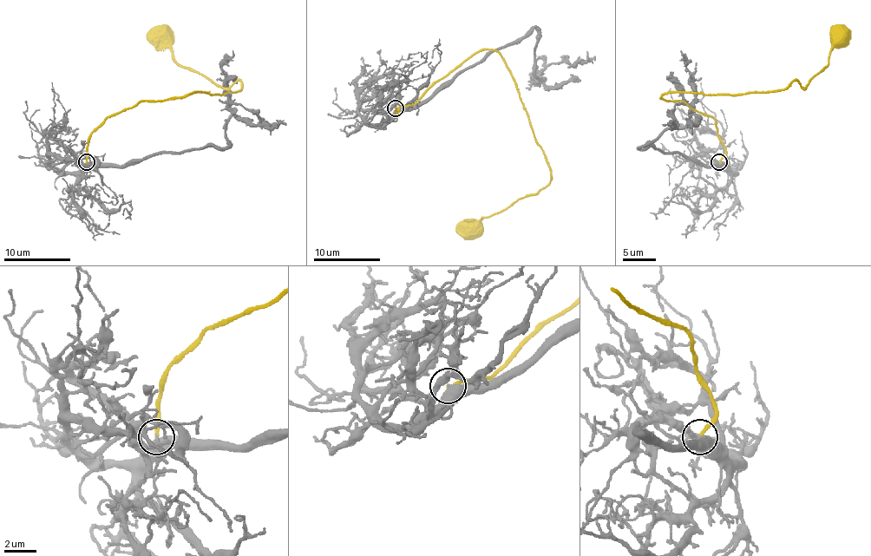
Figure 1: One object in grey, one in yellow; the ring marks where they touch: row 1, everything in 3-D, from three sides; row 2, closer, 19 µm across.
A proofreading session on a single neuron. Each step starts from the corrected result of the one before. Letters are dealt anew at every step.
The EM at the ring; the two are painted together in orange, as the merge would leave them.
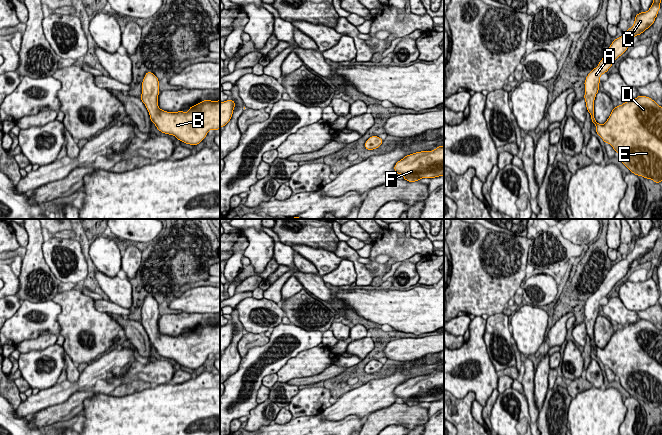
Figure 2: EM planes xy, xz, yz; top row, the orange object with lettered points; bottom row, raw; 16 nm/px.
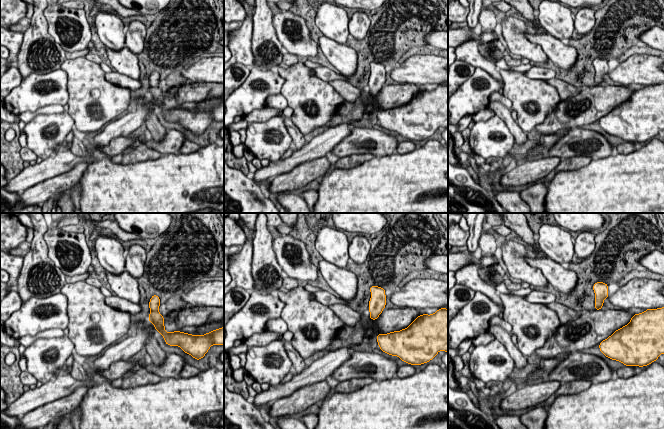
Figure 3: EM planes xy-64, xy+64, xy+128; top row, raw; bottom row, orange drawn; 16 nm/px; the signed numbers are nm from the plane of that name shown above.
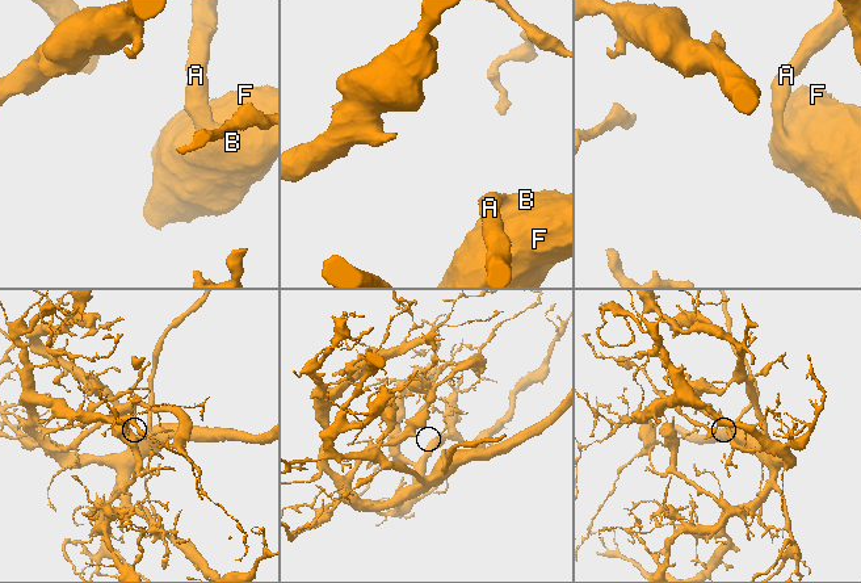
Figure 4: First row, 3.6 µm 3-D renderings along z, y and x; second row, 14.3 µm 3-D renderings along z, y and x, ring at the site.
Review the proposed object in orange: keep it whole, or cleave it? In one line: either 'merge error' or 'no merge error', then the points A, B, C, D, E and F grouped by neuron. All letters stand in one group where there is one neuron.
no merge error; groups A B C D E F

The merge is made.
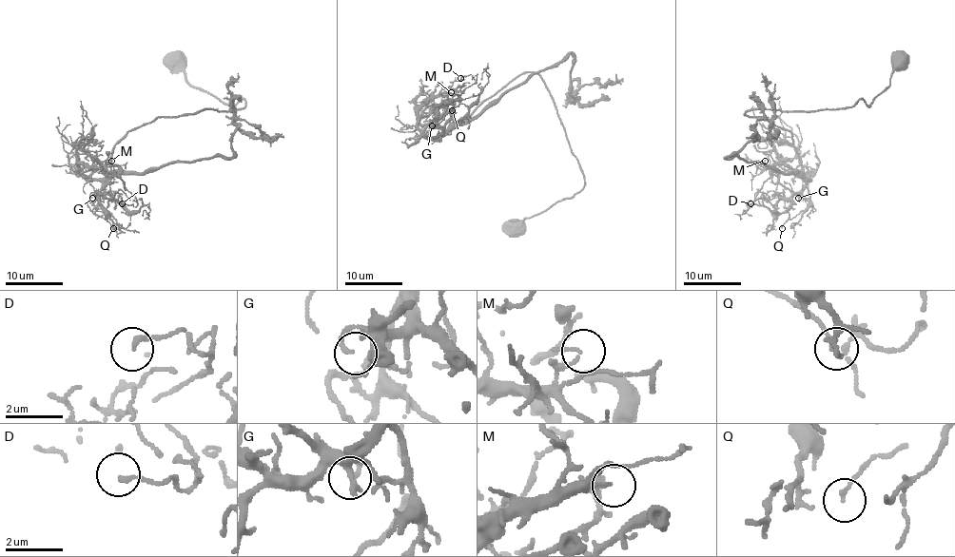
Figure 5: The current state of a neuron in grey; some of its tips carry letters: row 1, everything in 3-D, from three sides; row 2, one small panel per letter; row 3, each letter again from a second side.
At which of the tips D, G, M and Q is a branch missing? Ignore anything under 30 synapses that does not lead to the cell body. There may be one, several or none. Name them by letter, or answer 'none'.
none

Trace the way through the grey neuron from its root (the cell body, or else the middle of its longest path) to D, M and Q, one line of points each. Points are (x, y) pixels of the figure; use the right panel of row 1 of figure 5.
D: (897, 58), (869, 105), (749, 110), (792, 134), (805, 183), (784, 212), (750, 203)
M: (897, 58), (869, 105), (749, 110), (792, 134), (796, 170), (809, 179), (765, 161)
Q: (897, 58), (869, 105), (745, 114), (787, 128), (801, 161), (796, 175), (812, 204), (782, 228)

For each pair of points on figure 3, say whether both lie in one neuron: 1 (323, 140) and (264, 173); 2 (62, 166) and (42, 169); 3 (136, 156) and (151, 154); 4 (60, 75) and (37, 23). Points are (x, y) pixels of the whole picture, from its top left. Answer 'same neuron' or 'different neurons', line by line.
1: same neuron
2: same neuron
3: same neuron
4: different neurons

